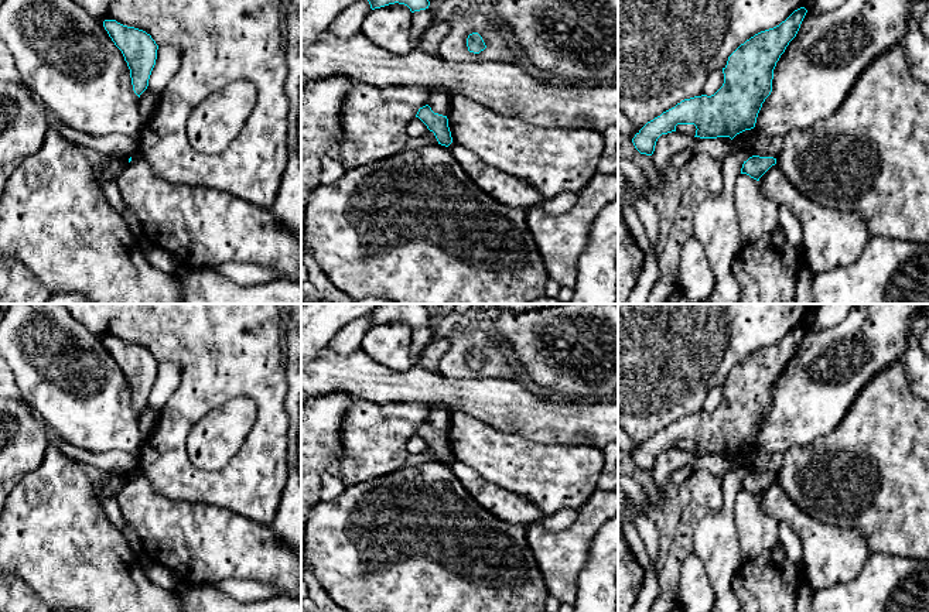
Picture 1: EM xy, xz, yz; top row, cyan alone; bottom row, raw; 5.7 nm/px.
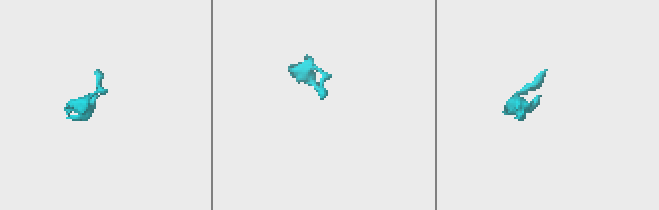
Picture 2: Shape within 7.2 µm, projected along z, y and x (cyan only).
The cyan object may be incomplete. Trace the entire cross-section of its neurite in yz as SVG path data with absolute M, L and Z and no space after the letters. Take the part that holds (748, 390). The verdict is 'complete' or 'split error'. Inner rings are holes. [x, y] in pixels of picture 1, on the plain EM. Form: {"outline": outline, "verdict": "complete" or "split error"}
{"outline": "M795 326L779 342L761 348L741 360L723 384L724 400L711 413L684 416L648 438L632 455L641 471L652 472L662 451L677 441L694 441L700 455L731 457L755 444L762 420L772 408L773 386L796 353L807 326Z", "verdict": "complete"}

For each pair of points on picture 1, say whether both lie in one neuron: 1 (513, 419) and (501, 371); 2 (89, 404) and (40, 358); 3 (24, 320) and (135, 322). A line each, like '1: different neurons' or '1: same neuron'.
1: different neurons
2: same neuron
3: different neurons

